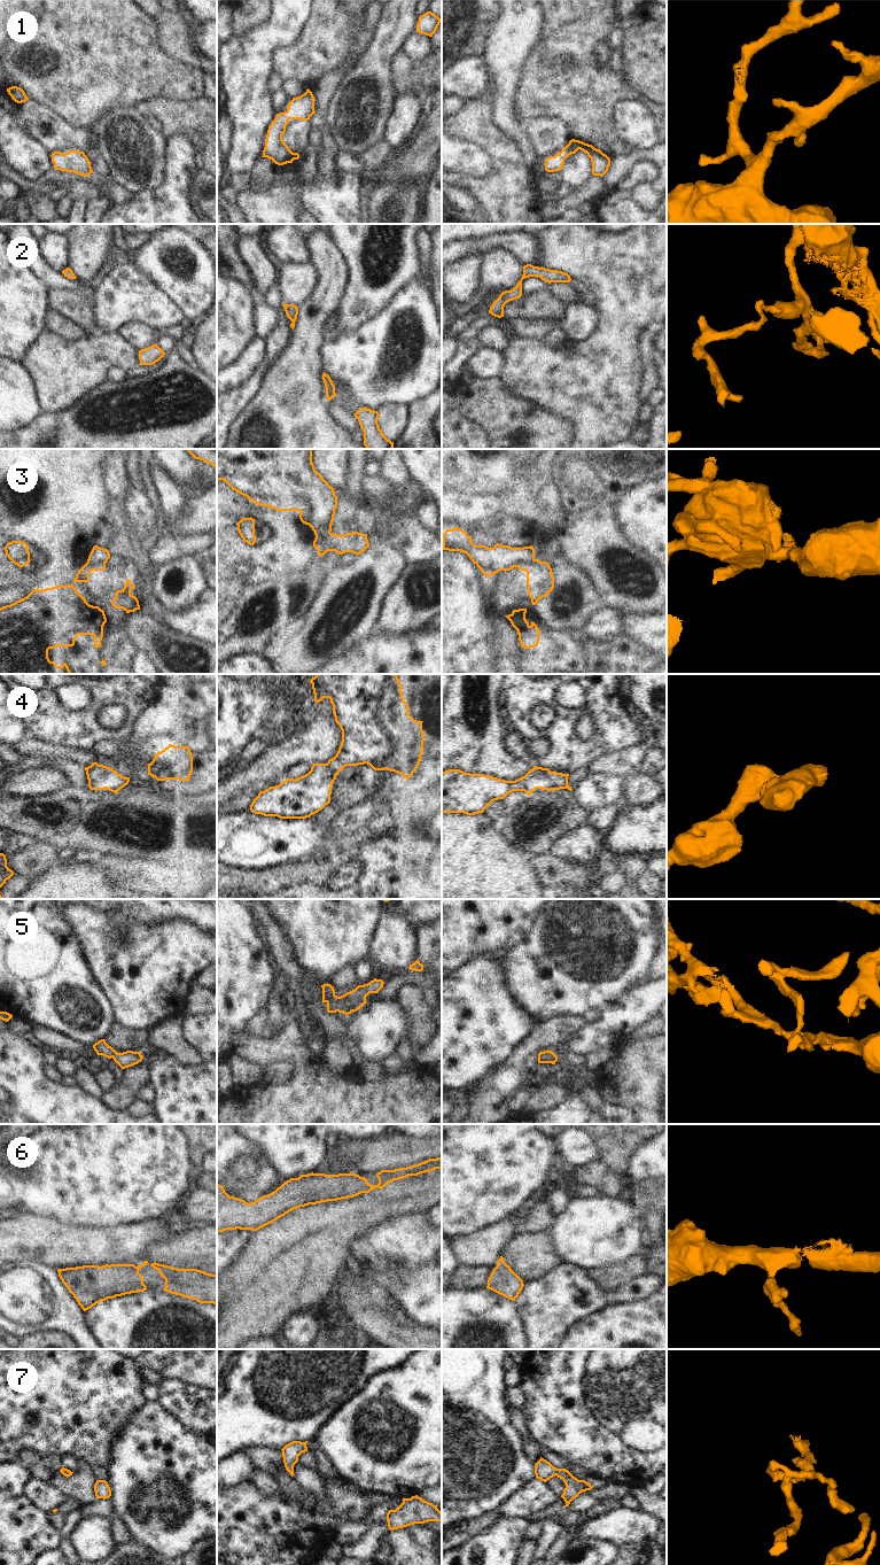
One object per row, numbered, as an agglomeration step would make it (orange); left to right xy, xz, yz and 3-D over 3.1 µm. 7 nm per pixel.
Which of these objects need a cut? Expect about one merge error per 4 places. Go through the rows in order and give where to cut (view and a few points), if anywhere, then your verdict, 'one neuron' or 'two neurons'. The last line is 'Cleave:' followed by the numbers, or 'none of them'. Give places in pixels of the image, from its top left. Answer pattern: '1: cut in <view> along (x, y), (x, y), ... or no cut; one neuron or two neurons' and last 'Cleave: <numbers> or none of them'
1: no cut; one neuron
2: no cut; one neuron
3: cut in xy along (104, 563), (86, 564); two neurons
4: no cut; one neuron
5: no cut; one neuron
6: no cut; one neuron
7: no cut; one neuron
Cleave: 3

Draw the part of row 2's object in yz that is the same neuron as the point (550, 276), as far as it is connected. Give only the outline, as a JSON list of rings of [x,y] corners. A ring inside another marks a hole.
[[[527,264],[523,266],[523,274],[522,274],[521,280],[517,282],[517,285],[511,290],[503,292],[499,295],[499,297],[490,307],[489,313],[498,318],[504,317],[505,304],[509,301],[520,299],[522,296],[522,280],[529,277],[536,277],[536,278],[539,277],[542,280],[548,284],[570,282],[571,280],[570,276],[566,272]]]

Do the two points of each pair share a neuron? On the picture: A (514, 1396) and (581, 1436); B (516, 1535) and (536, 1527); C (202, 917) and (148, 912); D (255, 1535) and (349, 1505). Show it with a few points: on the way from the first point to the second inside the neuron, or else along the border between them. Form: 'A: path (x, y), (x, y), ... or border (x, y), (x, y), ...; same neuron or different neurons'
A: border (518, 1387), (523, 1396), (523, 1410); different neurons
B: border (530, 1523), (526, 1538); different neurons
C: path (188, 911), (162, 911); same neuron
D: path (278, 1534), (300, 1527), (326, 1511); same neuron

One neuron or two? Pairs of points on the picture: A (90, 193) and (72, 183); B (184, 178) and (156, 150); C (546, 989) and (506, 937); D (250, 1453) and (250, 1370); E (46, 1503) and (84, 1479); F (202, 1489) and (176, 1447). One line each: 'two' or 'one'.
A: one
B: two
C: two
D: two
E: two
F: one

